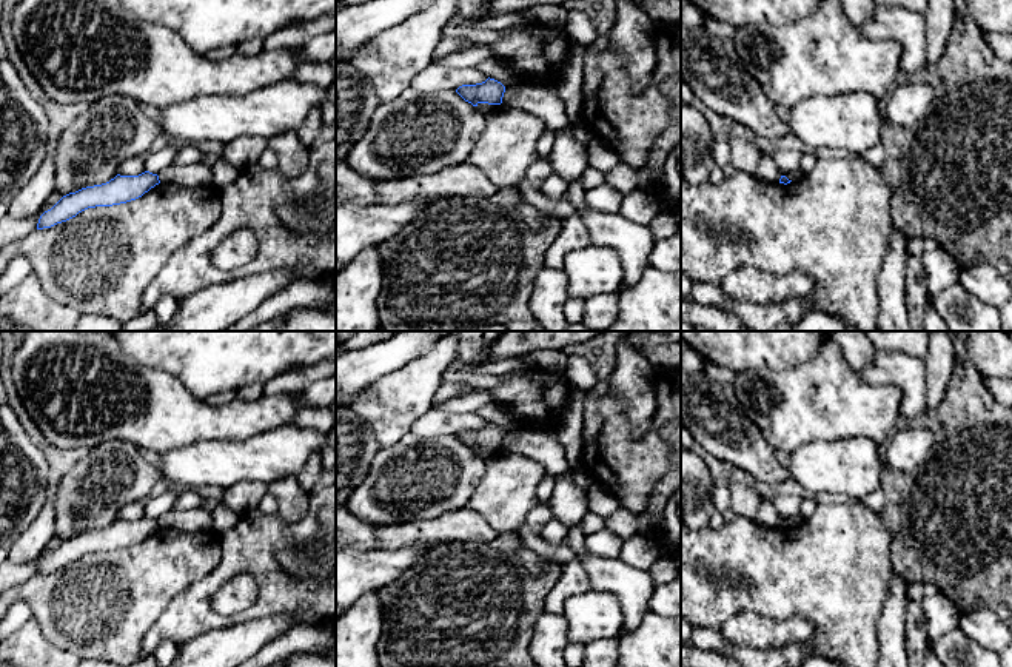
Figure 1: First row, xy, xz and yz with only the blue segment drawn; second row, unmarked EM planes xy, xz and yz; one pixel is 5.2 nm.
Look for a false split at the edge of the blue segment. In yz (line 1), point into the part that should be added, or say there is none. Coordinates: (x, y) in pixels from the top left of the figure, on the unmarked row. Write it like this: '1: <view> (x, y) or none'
1: none

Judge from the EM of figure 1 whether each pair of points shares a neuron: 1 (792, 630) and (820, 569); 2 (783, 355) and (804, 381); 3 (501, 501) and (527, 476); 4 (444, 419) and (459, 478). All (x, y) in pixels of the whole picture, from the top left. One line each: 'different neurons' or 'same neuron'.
1: different neurons
2: different neurons
3: same neuron
4: different neurons

